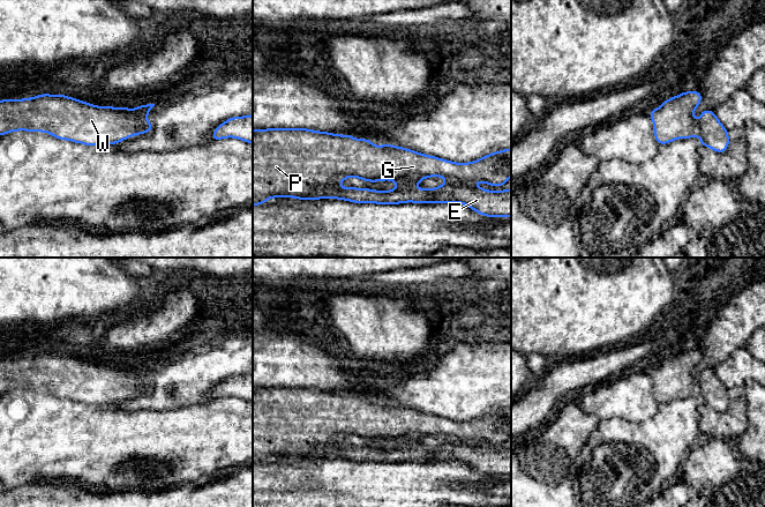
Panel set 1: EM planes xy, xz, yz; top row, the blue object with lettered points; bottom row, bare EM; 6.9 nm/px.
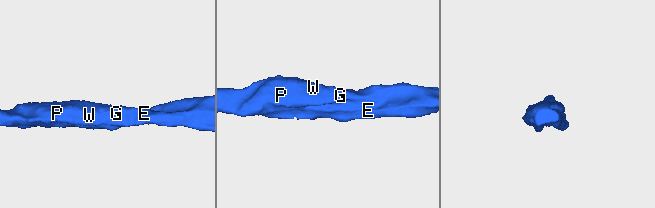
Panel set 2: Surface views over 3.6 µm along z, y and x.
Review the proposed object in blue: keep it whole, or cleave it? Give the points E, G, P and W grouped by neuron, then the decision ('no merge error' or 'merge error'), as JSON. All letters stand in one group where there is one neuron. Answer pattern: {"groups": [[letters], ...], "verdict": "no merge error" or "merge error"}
{"groups": [["E", "G", "P", "W"]], "verdict": "no merge error"}

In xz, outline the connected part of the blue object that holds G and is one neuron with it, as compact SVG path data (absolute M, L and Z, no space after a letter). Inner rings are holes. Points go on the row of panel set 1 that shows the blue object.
M269 128L253 131L253 206L265 203L271 197L295 197L300 200L339 199L355 203L397 204L415 203L463 203L480 215L488 217L511 217L511 188L503 192L488 192L480 187L455 187L451 181L483 181L488 185L503 185L511 177L511 148L492 152L471 163L453 163L435 156L427 156L414 150L391 144L374 146L362 137L355 140L352 135L339 135L316 132L305 128ZM347 177L357 177L365 181L392 180L400 186L392 191L372 191L367 188L342 188L338 184ZM428 177L444 177L447 182L440 187L417 188L413 185Z

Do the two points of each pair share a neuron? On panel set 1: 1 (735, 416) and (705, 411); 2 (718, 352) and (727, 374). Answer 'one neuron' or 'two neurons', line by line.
1: one neuron
2: two neurons

